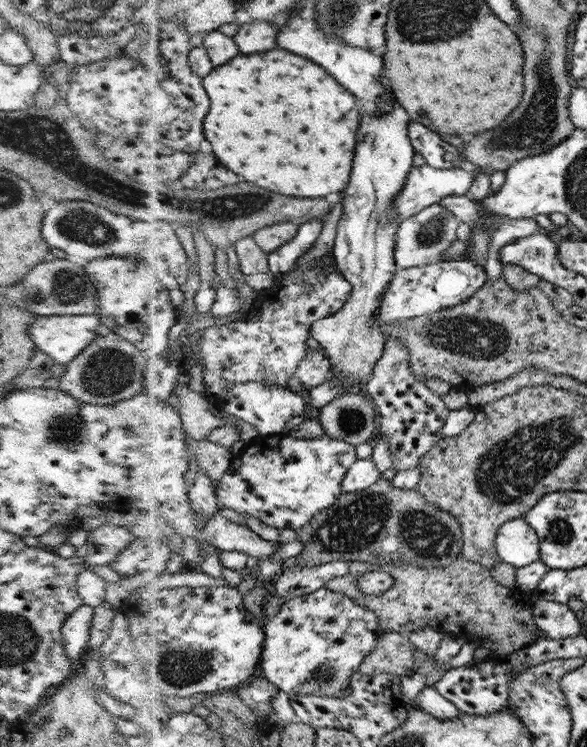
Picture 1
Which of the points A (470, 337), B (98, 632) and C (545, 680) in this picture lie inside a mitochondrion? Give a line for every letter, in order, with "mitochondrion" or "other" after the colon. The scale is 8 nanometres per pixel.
A: mitochondrion
B: other
C: other

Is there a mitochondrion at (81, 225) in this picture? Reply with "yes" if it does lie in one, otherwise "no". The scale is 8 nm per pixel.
yes

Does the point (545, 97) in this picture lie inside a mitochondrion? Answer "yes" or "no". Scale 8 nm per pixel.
yes

